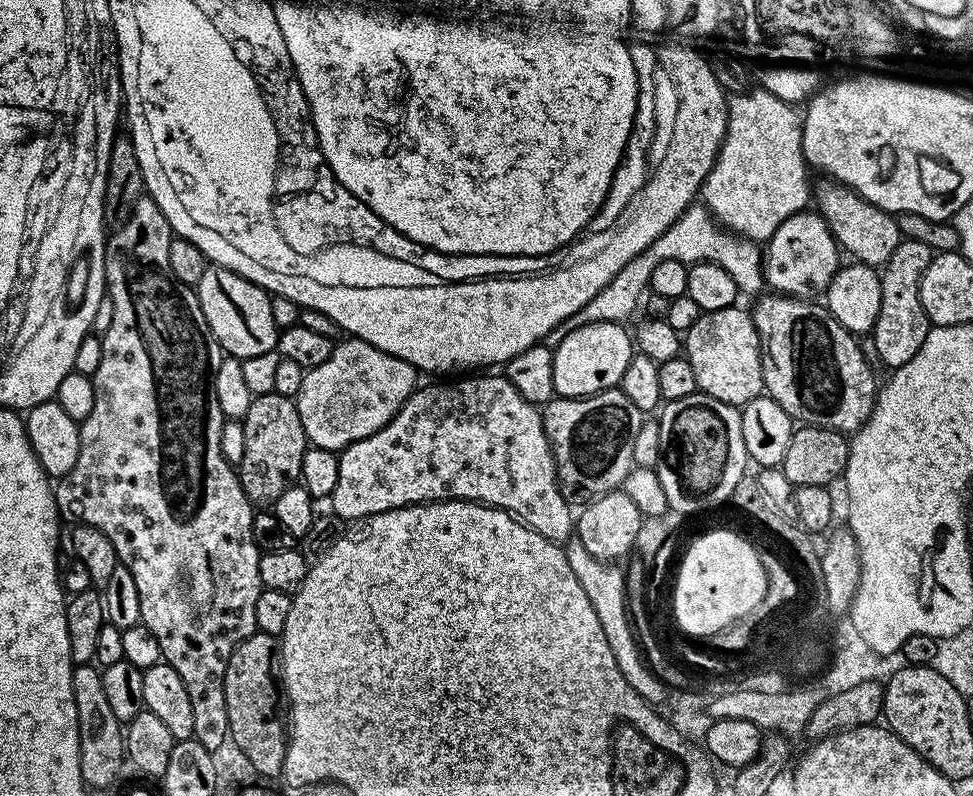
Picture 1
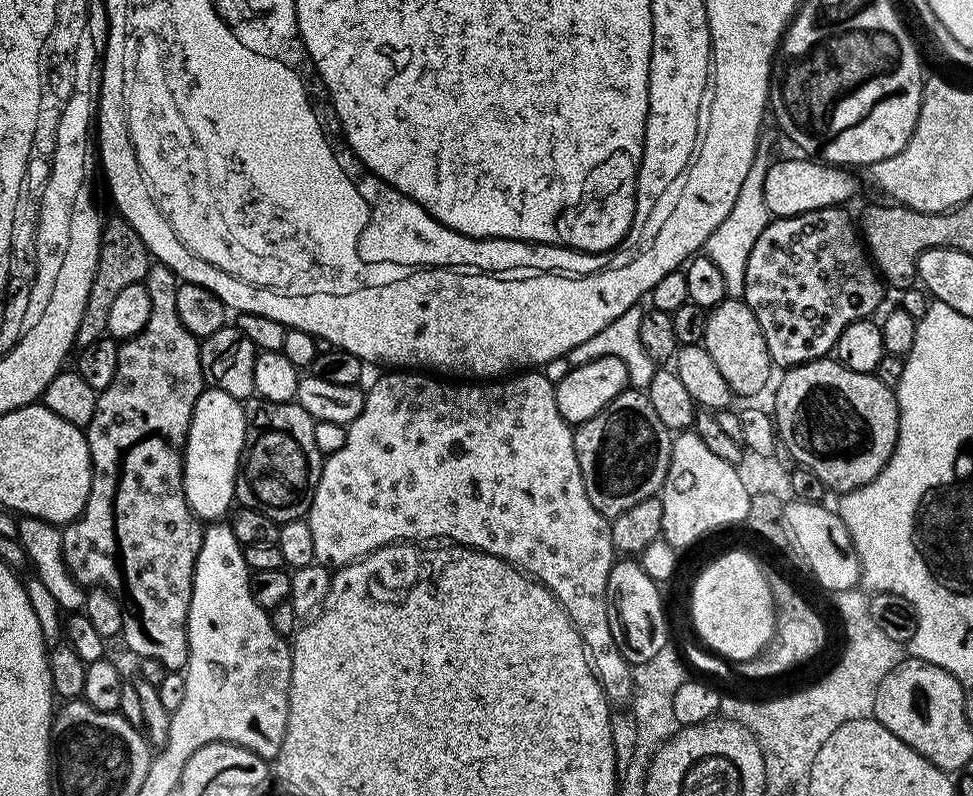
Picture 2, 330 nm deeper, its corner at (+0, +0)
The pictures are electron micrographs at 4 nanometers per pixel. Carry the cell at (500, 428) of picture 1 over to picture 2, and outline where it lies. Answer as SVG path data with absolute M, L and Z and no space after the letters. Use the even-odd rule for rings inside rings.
M388 370L385 373L385 376L380 376L373 382L372 389L369 387L365 391L362 414L358 414L358 418L354 418L351 424L347 425L348 433L342 450L338 450L338 454L330 454L321 463L320 477L306 517L310 530L314 533L316 563L323 564L329 570L345 568L347 564L369 556L371 552L385 548L388 544L401 542L451 542L456 546L477 548L480 552L502 558L513 568L519 568L521 572L539 580L545 588L551 590L554 598L566 610L570 622L574 622L604 695L613 705L627 705L633 699L633 665L629 664L622 650L618 650L614 634L610 634L606 610L606 582L610 578L614 563L612 526L609 517L594 510L594 502L586 498L586 486L582 482L582 470L578 466L574 428L573 425L567 424L562 414L558 414L555 384L544 377L543 371L540 370L524 370L507 378L493 379L491 382L449 382L420 370Z

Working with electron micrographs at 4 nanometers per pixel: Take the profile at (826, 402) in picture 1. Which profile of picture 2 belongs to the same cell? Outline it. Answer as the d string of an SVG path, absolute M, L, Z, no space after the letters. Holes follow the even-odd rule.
M825 358L823 360L811 360L805 364L795 364L792 368L783 373L780 385L776 388L776 412L774 411L774 423L778 433L778 440L786 444L787 450L799 464L799 467L809 468L818 478L822 478L825 489L836 491L836 494L852 492L855 488L861 488L869 484L874 477L890 462L890 458L896 449L898 442L898 430L900 429L900 411L896 405L896 394L891 387L888 387L871 372L859 372L850 370L835 358Z

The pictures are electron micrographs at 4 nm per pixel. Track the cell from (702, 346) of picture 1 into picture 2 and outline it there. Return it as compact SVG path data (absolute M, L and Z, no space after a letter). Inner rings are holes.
M725 298L711 309L706 322L706 334L702 341L704 348L710 350L710 358L718 365L722 378L726 378L730 390L737 397L756 396L768 384L774 365L766 350L766 338L754 310L740 298Z

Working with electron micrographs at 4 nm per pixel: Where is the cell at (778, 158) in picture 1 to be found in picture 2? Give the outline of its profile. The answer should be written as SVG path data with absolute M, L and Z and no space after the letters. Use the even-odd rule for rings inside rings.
M764 154L756 155L742 182L742 190L738 190L738 199L734 201L730 214L726 214L726 218L722 218L718 230L714 230L714 234L710 234L710 238L703 247L703 251L714 262L714 266L718 266L718 270L722 270L722 279L726 282L728 296L732 298L743 297L746 262L750 258L750 250L754 250L754 242L758 242L762 230L766 230L770 219L764 189L769 163L769 157L764 157Z

